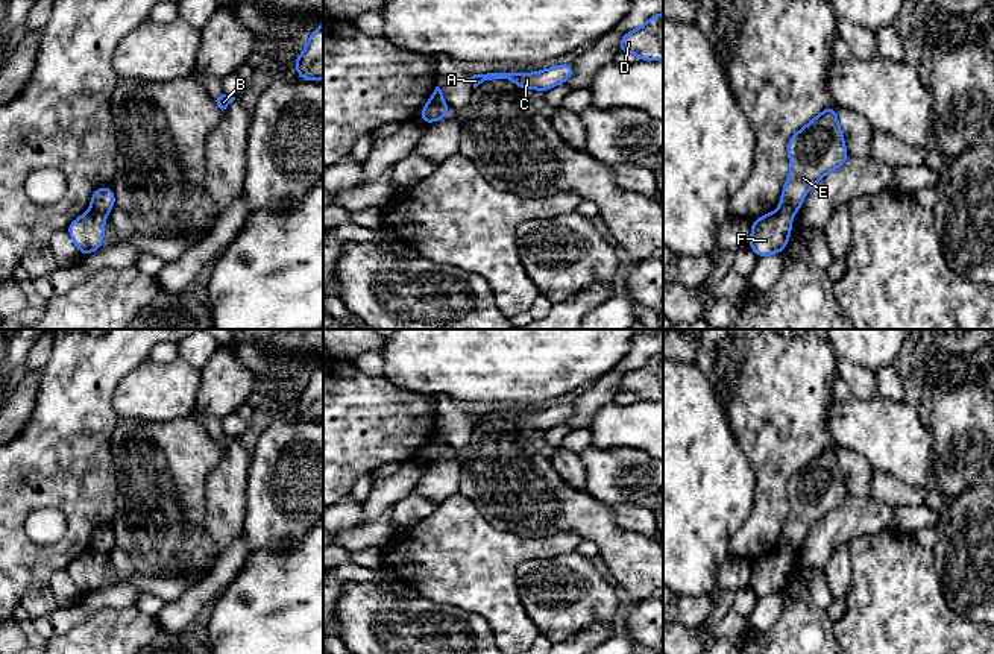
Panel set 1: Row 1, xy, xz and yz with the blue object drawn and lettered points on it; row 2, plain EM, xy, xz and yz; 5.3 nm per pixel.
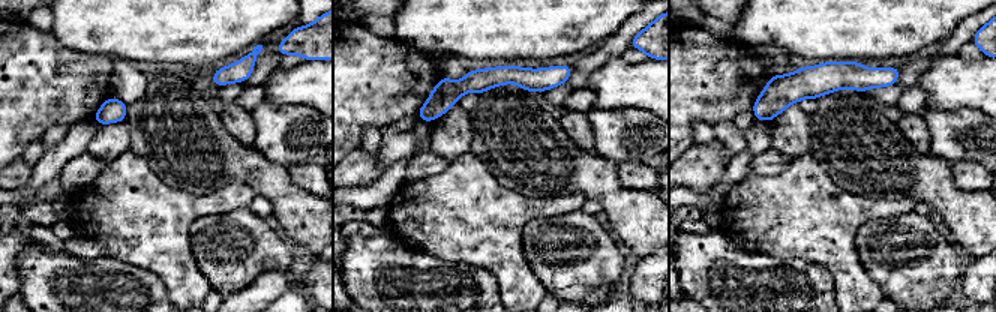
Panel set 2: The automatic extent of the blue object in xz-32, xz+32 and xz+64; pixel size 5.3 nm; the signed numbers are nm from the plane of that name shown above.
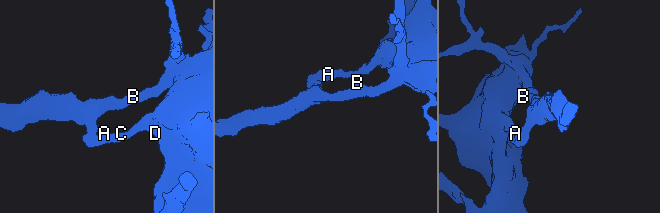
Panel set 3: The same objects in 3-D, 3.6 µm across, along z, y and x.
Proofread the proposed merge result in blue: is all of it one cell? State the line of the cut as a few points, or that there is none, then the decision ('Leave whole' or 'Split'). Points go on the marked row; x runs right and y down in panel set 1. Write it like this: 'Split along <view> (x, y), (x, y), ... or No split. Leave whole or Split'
Split along xz (442, 100), (424, 120). Split

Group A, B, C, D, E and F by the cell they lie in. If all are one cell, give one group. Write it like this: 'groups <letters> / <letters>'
groups A C D F / B E

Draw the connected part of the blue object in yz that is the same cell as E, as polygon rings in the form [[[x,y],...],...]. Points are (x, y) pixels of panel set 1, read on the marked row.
[[[826,108],[788,143],[791,171],[783,185],[779,211],[795,215],[807,191],[850,156],[838,123],[836,108]]]

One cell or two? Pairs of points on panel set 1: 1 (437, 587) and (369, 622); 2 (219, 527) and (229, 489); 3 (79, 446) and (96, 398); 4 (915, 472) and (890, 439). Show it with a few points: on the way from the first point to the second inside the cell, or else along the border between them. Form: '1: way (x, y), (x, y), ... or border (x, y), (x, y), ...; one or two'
1: border (424, 595), (439, 603), (459, 606); two
2: way (225, 518), (226, 498); one
3: way (79, 434), (79, 415), (84, 410); one
4: way (911, 465), (909, 459), (897, 446); one

